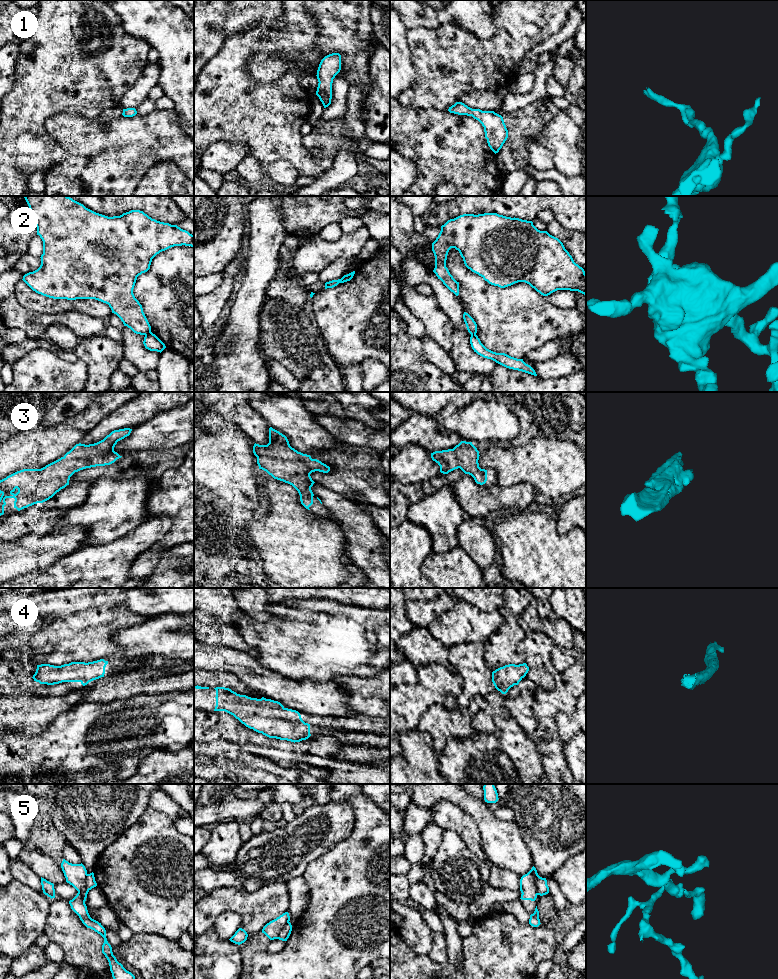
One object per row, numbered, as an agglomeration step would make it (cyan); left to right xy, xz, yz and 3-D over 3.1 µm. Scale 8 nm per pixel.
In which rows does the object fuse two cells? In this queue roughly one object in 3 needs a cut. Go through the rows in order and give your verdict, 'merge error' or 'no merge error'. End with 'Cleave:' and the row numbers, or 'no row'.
1: no merge error
2: merge error
3: no merge error
4: no merge error
5: merge error
Cleave: 2, 5

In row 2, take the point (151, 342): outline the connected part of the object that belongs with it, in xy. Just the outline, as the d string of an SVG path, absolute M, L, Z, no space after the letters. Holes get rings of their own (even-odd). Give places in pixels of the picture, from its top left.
M152 332L145 335L143 344L146 349L160 353L166 348L165 344Z

